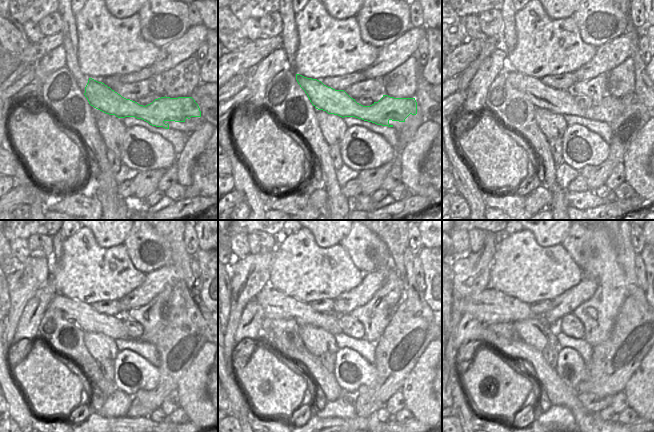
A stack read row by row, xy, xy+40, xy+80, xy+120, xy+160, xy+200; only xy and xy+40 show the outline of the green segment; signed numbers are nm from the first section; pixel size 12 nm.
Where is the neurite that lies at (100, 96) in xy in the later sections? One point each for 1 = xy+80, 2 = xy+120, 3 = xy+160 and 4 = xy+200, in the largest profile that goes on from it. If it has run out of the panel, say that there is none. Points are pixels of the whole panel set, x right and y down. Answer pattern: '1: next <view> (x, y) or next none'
1: next xy+80 (562, 102)
2: next xy+120 (84, 315)
3: next xy+160 (276, 305)
4: next xy+200 (489, 306)

